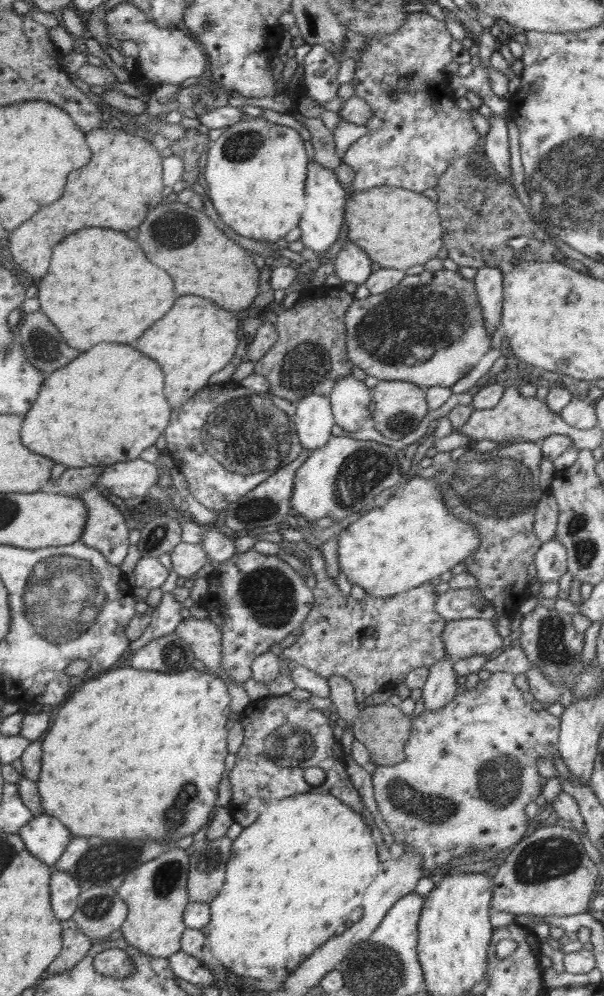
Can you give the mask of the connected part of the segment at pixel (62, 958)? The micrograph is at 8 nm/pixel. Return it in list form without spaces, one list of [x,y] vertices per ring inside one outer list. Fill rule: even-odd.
[[[70,918],[62,922],[63,946],[60,954],[50,964],[50,968],[44,972],[44,978],[55,974],[62,974],[70,970],[77,962],[80,962],[88,950],[90,950],[92,939],[88,938],[79,926]]]

